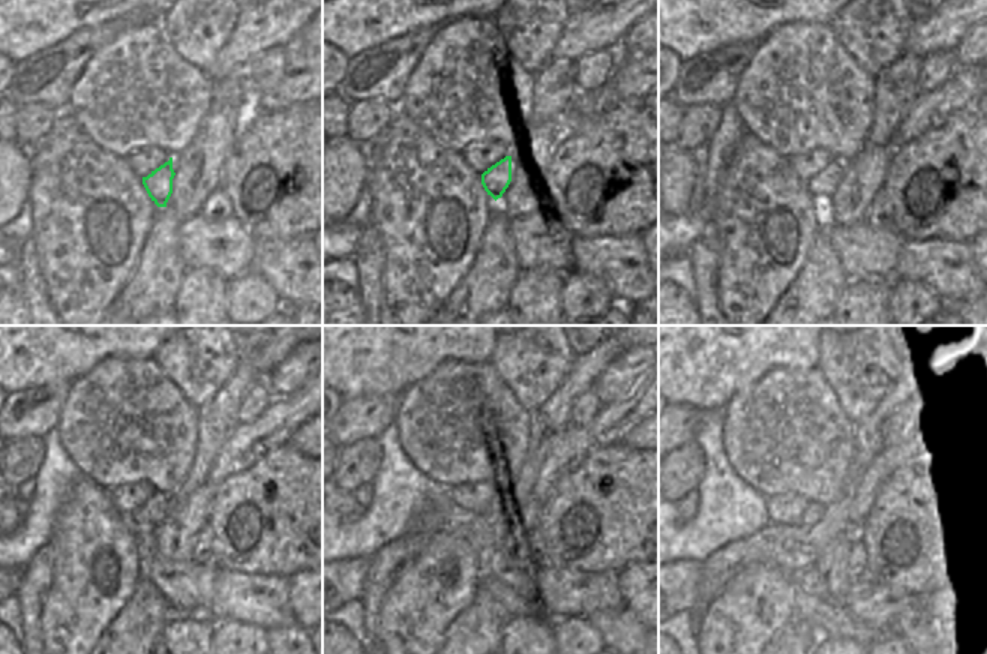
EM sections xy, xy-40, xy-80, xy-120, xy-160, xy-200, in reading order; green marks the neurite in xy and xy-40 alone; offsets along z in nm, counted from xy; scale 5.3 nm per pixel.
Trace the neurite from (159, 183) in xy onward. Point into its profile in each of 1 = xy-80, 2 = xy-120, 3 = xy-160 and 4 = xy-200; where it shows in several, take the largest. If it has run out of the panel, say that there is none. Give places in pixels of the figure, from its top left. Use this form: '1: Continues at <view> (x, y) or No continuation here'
1: Continues at xy-80 (822, 185)
2: Continues at xy-120 (156, 509)
3: Continues at xy-160 (492, 506)
4: Continues at xy-200 (813, 512).

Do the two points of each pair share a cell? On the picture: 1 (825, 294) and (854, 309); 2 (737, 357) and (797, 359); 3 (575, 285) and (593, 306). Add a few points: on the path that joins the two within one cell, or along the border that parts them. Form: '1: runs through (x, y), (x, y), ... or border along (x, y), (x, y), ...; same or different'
1: border along (851, 279), (842, 290), (834, 309); different
2: runs through (752, 357), (782, 357); same
3: runs through (579, 291), (582, 302), (587, 305); same

